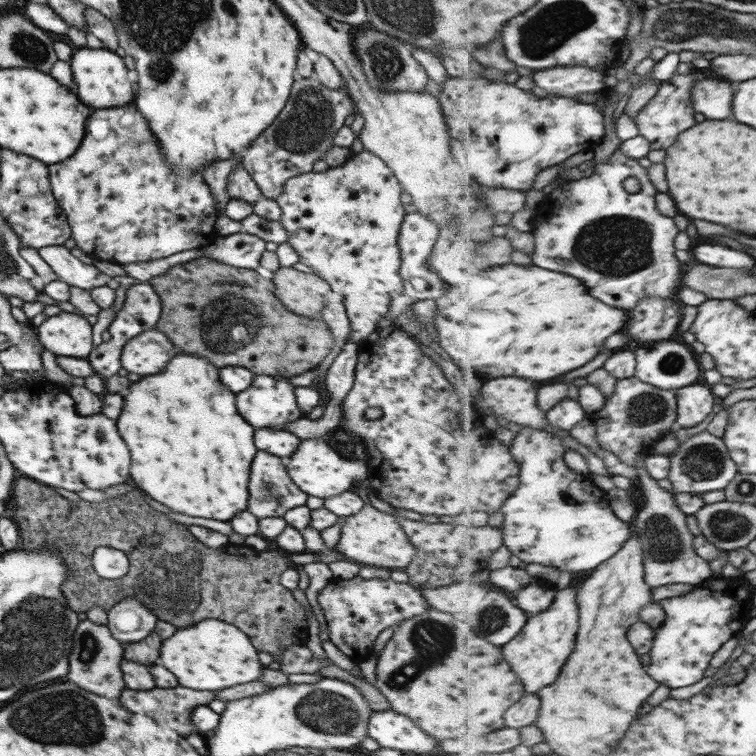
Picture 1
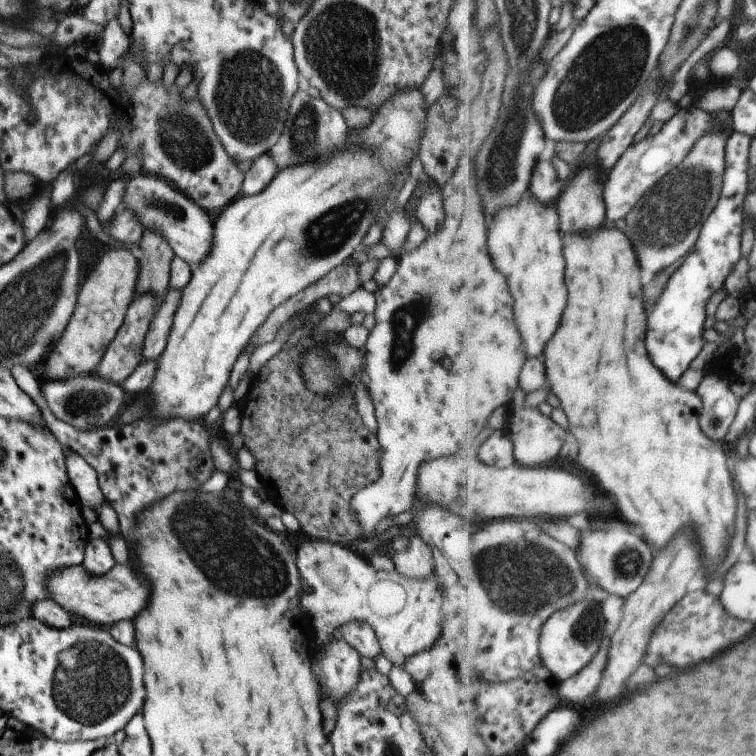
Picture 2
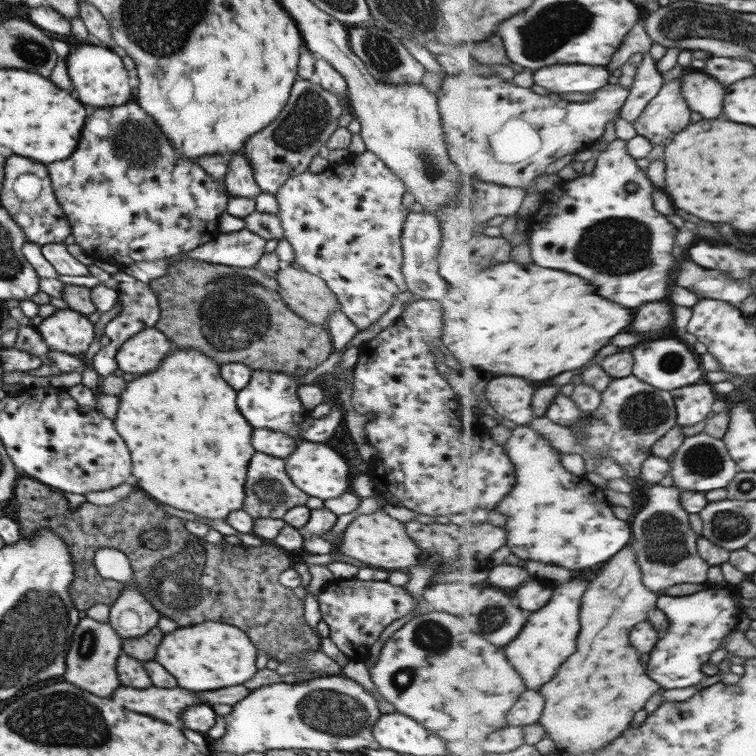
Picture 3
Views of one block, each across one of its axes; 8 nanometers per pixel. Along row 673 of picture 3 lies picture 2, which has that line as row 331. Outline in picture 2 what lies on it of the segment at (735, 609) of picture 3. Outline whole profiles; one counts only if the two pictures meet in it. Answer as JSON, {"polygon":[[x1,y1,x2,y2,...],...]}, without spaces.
{"polygon":[[736,131,728,144,726,154,726,172,722,185,722,198,716,204,716,210,704,223,700,232,700,240,695,251,684,260,676,274,671,276,668,288,662,292,660,302,652,314,652,328,648,334,648,348,652,348,652,358,660,368,664,368,666,376,672,380,680,380,690,364,704,350,704,331,708,322,708,304,718,290,724,288,726,280,732,276,734,268,742,260,744,246,744,204,748,196,748,154,752,144,750,134]]}

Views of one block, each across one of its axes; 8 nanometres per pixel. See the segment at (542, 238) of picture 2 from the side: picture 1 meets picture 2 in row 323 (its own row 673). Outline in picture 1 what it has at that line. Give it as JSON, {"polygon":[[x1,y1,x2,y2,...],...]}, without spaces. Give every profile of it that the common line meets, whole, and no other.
{"polygon":[[566,588,566,590,558,592,558,598,548,612,534,616,530,620,528,628,524,628,524,632,512,644,508,644,504,648,508,662,516,668,516,672,520,672,520,678,524,680,530,694,538,694,544,686,550,686,560,678,566,662,570,660,570,656,576,648,578,630,580,630,578,590]]}

